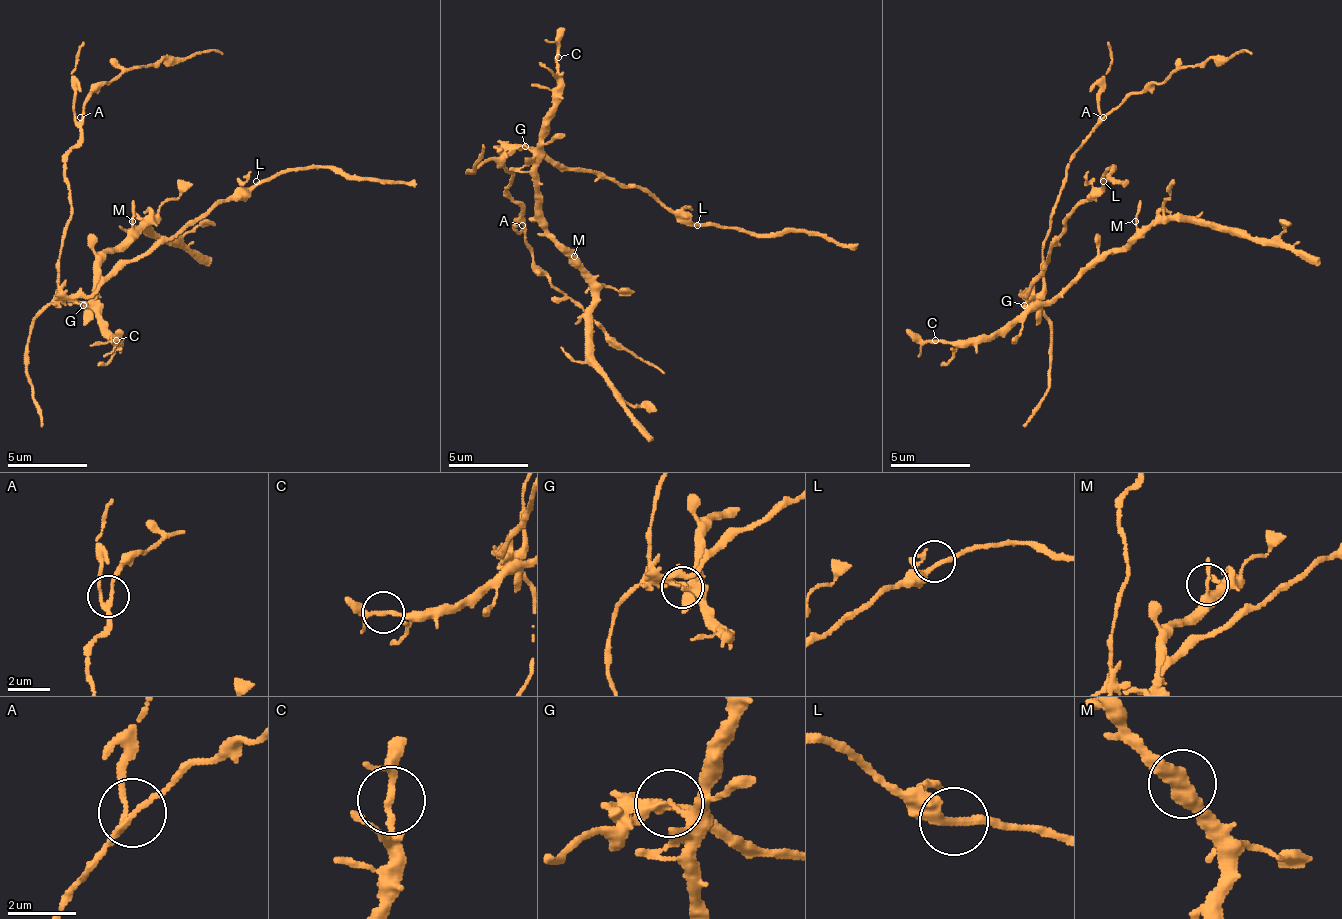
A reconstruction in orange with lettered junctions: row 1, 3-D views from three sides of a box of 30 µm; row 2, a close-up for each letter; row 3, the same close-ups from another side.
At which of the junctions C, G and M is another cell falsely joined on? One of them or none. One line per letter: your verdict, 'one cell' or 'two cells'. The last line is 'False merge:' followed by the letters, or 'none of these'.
C: one cell
G: two cells
M: one cell
False merge: G

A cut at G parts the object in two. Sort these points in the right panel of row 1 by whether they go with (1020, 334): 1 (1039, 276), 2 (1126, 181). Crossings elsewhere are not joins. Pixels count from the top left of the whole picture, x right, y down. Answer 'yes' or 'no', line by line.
1: no
2: no

